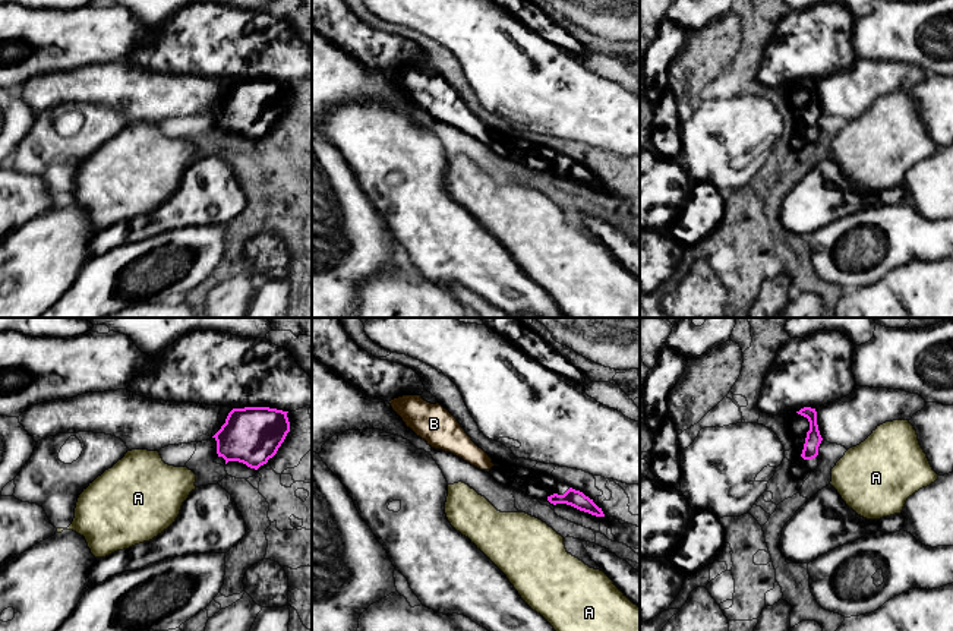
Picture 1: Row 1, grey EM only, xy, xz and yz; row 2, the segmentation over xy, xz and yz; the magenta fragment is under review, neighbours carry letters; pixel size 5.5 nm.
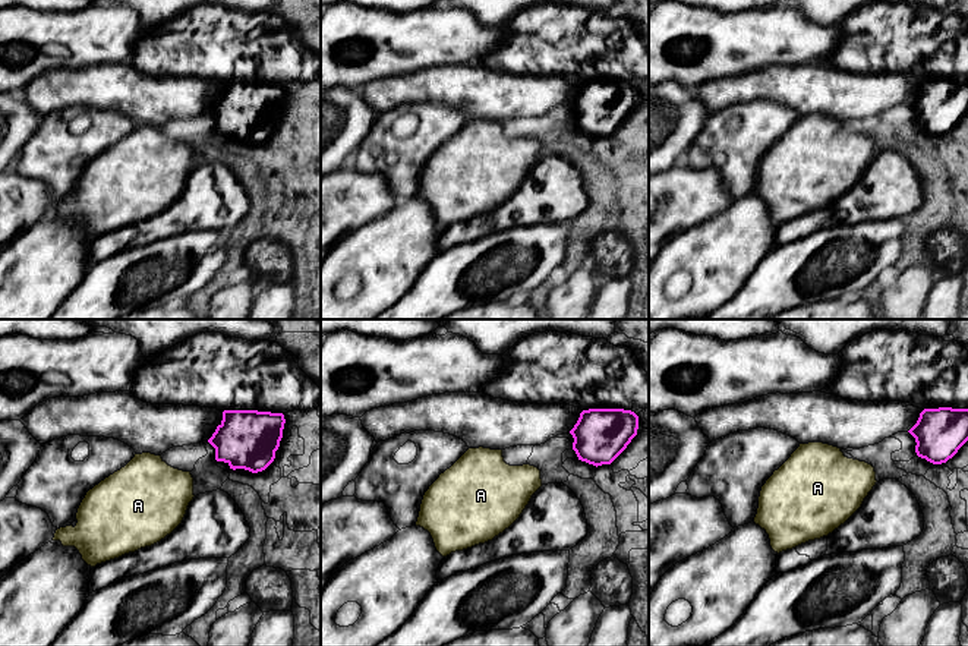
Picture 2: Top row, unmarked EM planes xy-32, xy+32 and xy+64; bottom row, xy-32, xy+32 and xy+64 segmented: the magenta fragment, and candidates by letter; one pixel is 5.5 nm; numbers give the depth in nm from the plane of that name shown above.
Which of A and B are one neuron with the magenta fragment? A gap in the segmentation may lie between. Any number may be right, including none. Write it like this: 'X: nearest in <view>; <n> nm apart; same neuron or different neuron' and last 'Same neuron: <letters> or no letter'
A: nearest in xz; 110 nm apart; different neuron
B: nearest in xz; 340 nm apart; same neuron
Same neuron: B

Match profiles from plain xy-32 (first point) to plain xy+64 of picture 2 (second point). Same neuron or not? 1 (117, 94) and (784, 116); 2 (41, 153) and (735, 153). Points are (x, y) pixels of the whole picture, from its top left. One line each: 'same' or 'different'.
1: different
2: same

